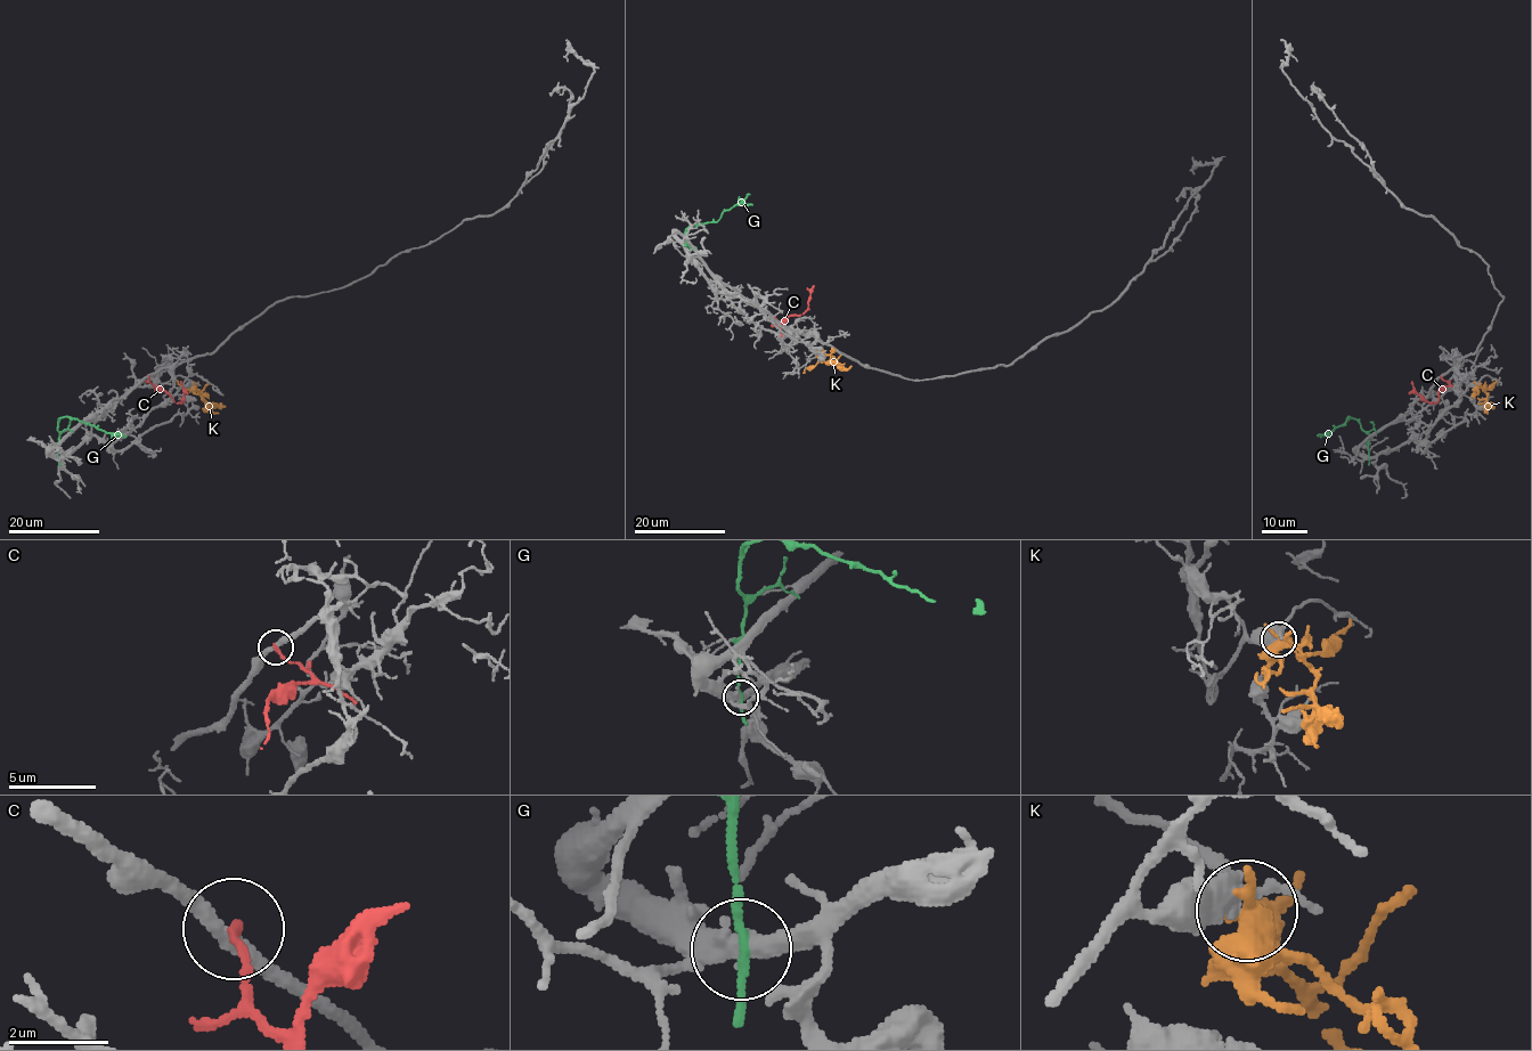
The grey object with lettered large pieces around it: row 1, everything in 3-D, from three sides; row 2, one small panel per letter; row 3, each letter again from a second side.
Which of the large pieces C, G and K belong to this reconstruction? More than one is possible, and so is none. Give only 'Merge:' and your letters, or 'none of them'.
Merge: none of them

